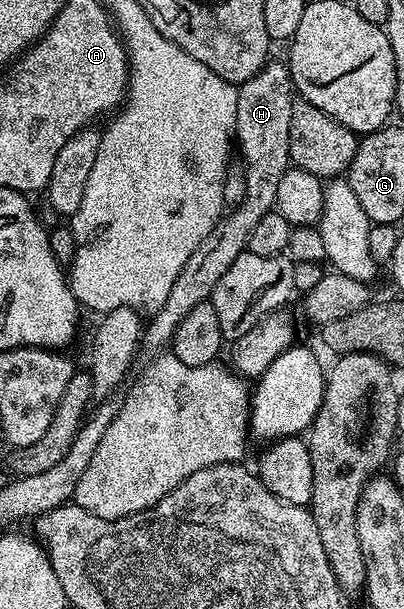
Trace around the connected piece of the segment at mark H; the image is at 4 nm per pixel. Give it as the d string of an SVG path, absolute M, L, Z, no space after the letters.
M284 62L266 63L262 71L255 73L255 77L238 86L235 143L241 146L241 155L245 158L245 196L236 209L230 210L217 222L215 229L203 237L199 249L187 257L187 265L183 265L183 273L175 277L175 285L171 285L171 293L167 293L167 301L163 301L163 309L156 311L144 324L143 343L146 348L165 349L172 344L179 321L183 321L195 305L206 302L212 296L215 285L219 285L219 277L231 269L235 257L245 254L251 233L255 233L255 225L259 225L268 211L274 210L279 181L291 166L289 138L294 102L293 78Z

